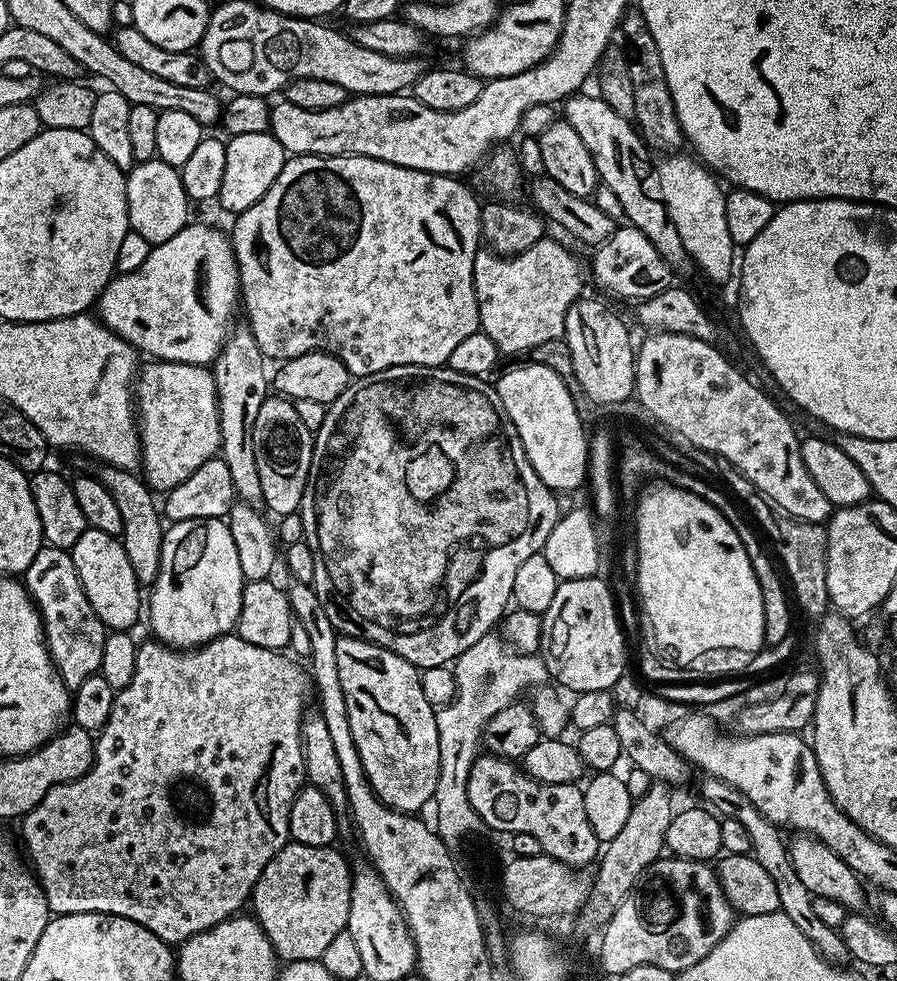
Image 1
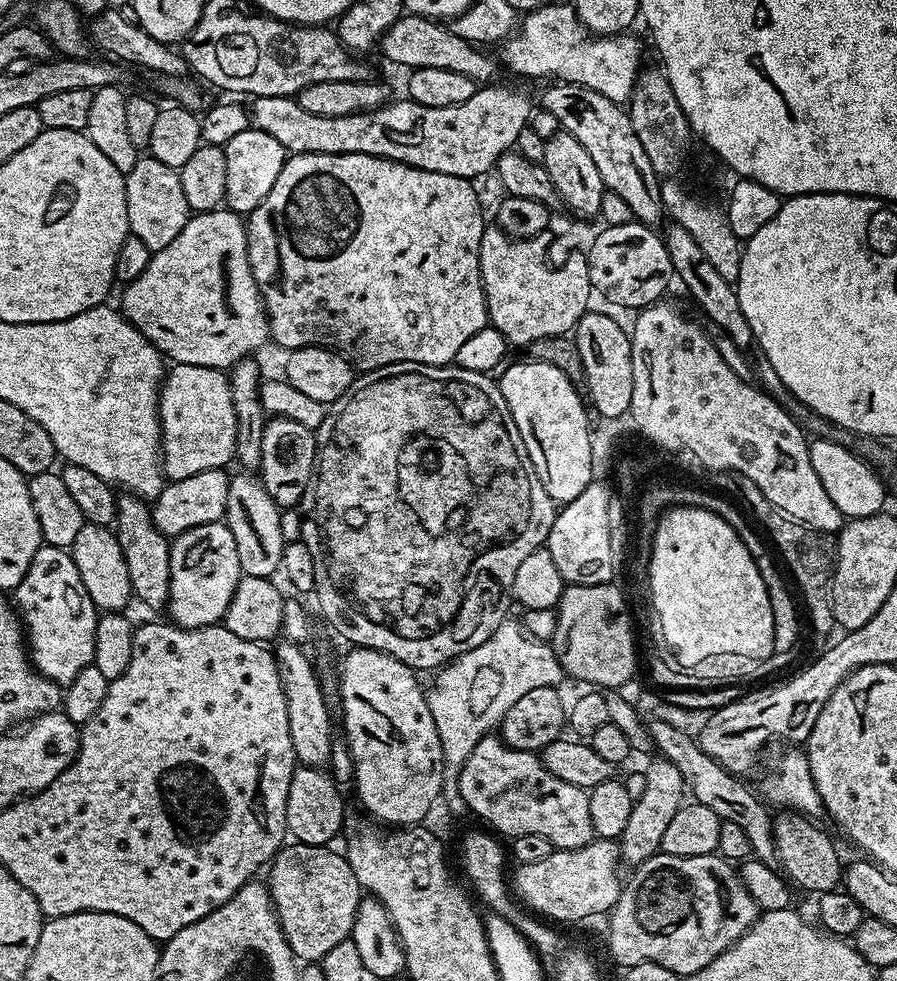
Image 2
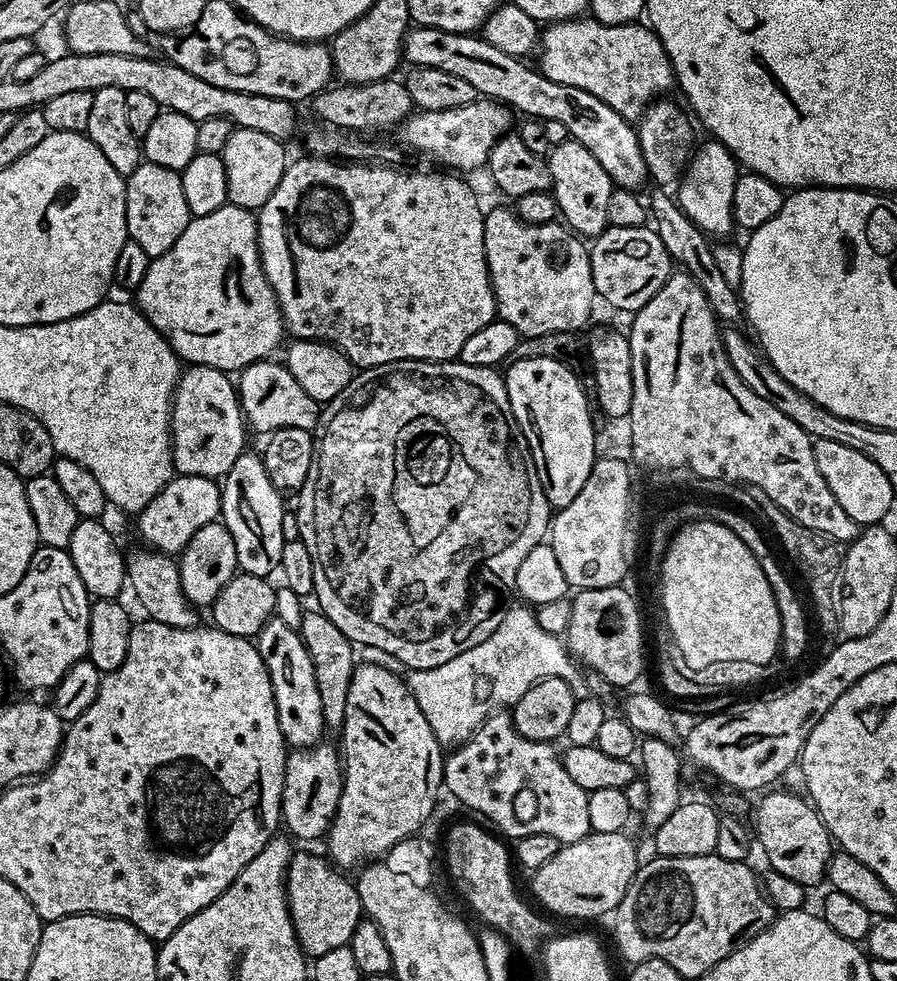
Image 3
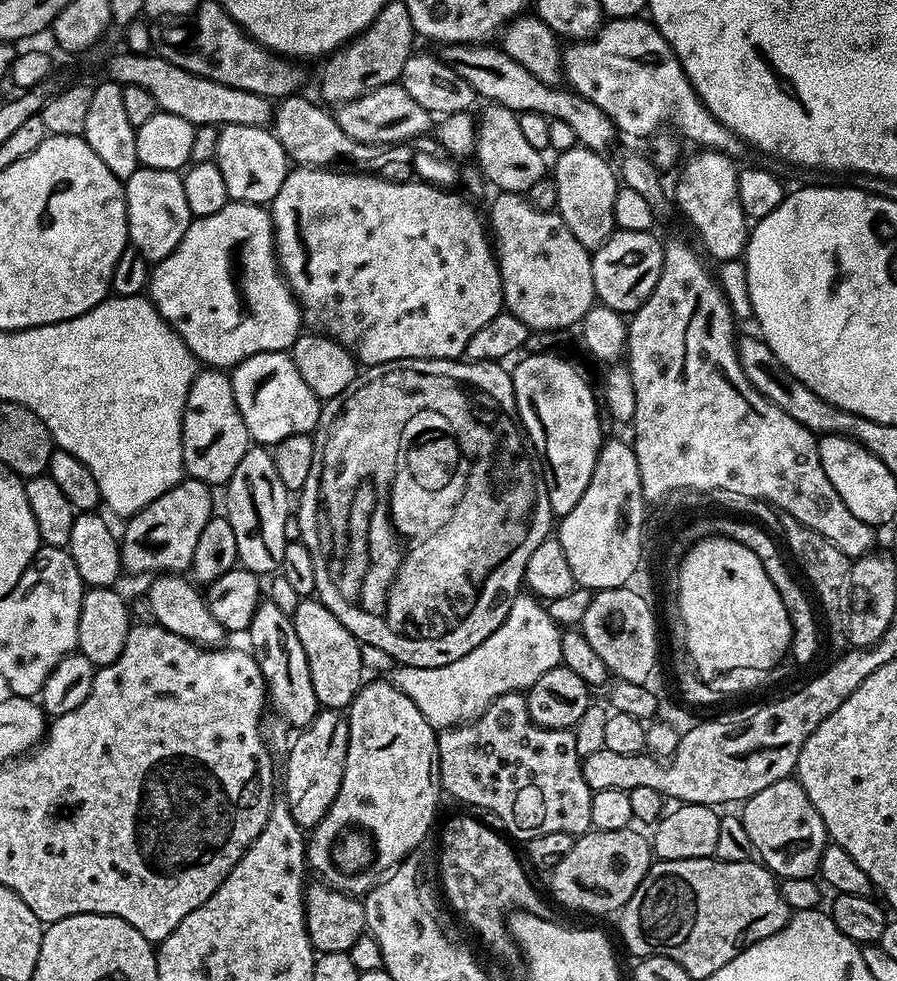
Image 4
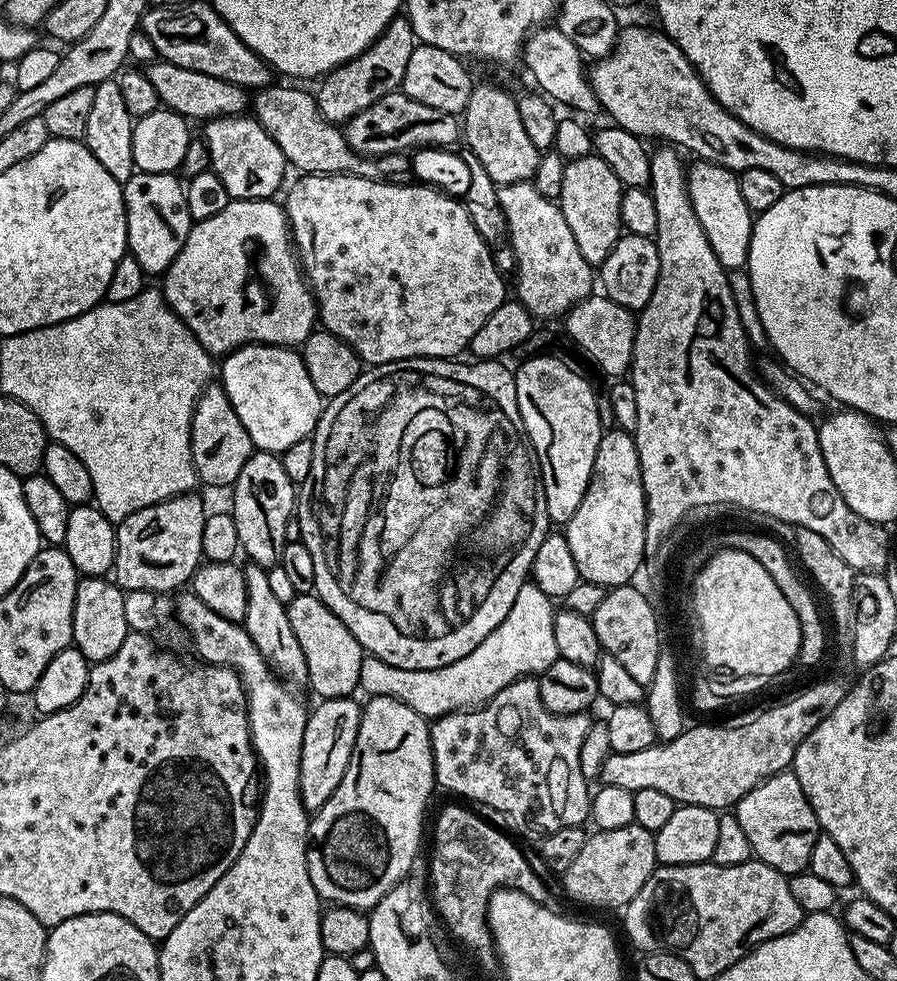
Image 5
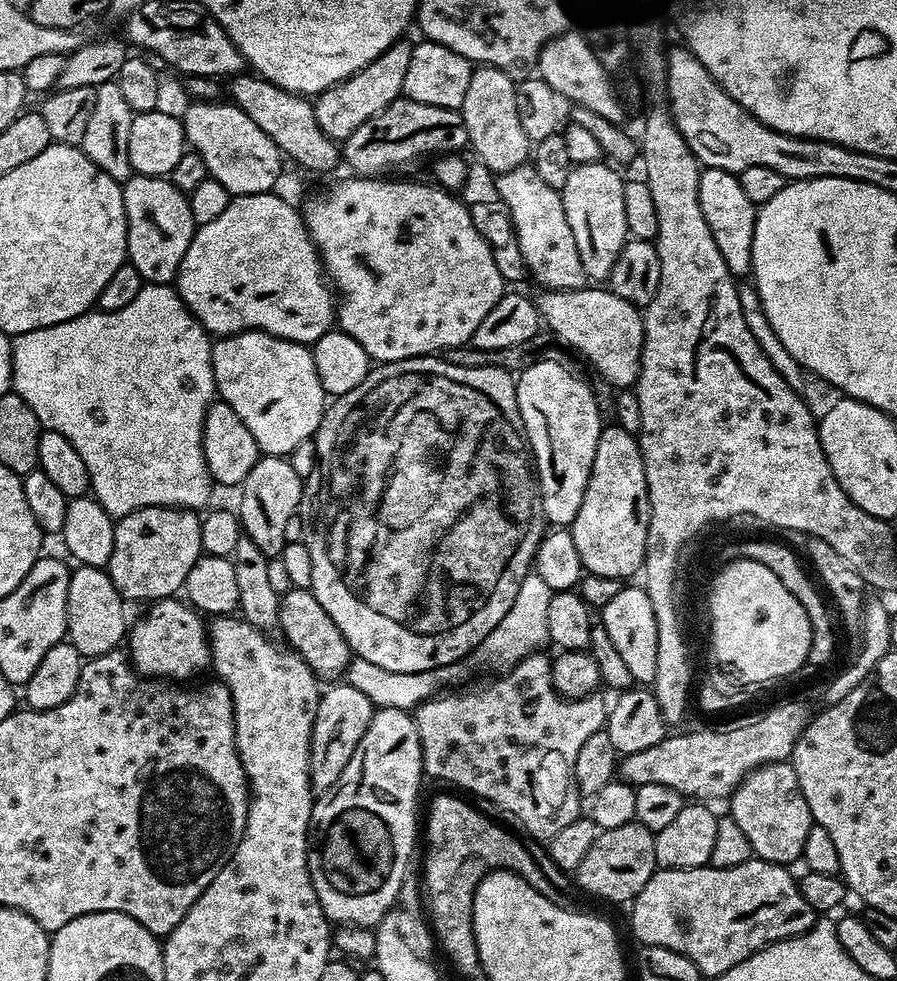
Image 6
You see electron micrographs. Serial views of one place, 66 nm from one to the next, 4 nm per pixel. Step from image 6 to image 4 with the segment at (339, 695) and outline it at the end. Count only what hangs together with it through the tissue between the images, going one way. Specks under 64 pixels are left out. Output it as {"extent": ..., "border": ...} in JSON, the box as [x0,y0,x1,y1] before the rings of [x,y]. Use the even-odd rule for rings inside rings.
{"extent":[284,708,350,830],"border":[[[325,708],[317,711],[308,727],[295,733],[296,741],[288,752],[288,762],[284,766],[284,796],[290,814],[294,814],[294,822],[305,830],[316,827],[322,818],[326,818],[326,810],[338,798],[338,790],[342,786],[342,774],[346,770],[346,750],[350,730],[348,718],[343,711]]]}

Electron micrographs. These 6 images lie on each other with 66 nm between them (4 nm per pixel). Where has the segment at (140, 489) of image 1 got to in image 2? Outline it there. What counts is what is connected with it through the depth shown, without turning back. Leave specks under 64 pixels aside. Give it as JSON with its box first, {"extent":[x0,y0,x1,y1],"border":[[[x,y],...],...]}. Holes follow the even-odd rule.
{"extent":[116,494,170,609],"border":[[[120,494],[116,498],[116,541],[122,546],[122,558],[130,574],[133,597],[148,608],[163,609],[170,594],[170,540],[154,526],[149,501],[139,496]]]}

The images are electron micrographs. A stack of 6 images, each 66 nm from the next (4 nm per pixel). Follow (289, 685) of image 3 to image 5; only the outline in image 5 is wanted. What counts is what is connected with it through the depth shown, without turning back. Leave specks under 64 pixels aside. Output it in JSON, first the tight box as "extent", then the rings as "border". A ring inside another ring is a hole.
{"extent":[242,562,307,686],"border":[[[251,562],[245,563],[243,569],[246,578],[246,618],[242,622],[244,628],[250,634],[250,638],[254,638],[254,644],[258,646],[262,658],[266,658],[268,667],[281,680],[292,686],[296,686],[299,680],[307,681],[306,659],[303,658],[297,635],[294,634],[287,618],[287,607],[278,602],[278,597],[272,593],[268,569]]]}

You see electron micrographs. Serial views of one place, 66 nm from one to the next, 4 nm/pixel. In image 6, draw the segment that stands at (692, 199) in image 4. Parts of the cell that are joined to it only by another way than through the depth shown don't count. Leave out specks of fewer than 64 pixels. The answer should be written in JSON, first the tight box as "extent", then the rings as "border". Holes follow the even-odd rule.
{"extent":[698,168,758,277],"border":[[[704,168],[698,182],[698,202],[706,217],[706,226],[710,226],[710,234],[714,234],[714,242],[718,245],[718,254],[722,254],[722,262],[726,262],[733,276],[747,277],[752,271],[752,243],[758,208],[750,202],[750,198],[746,198],[739,175],[717,168]]]}

